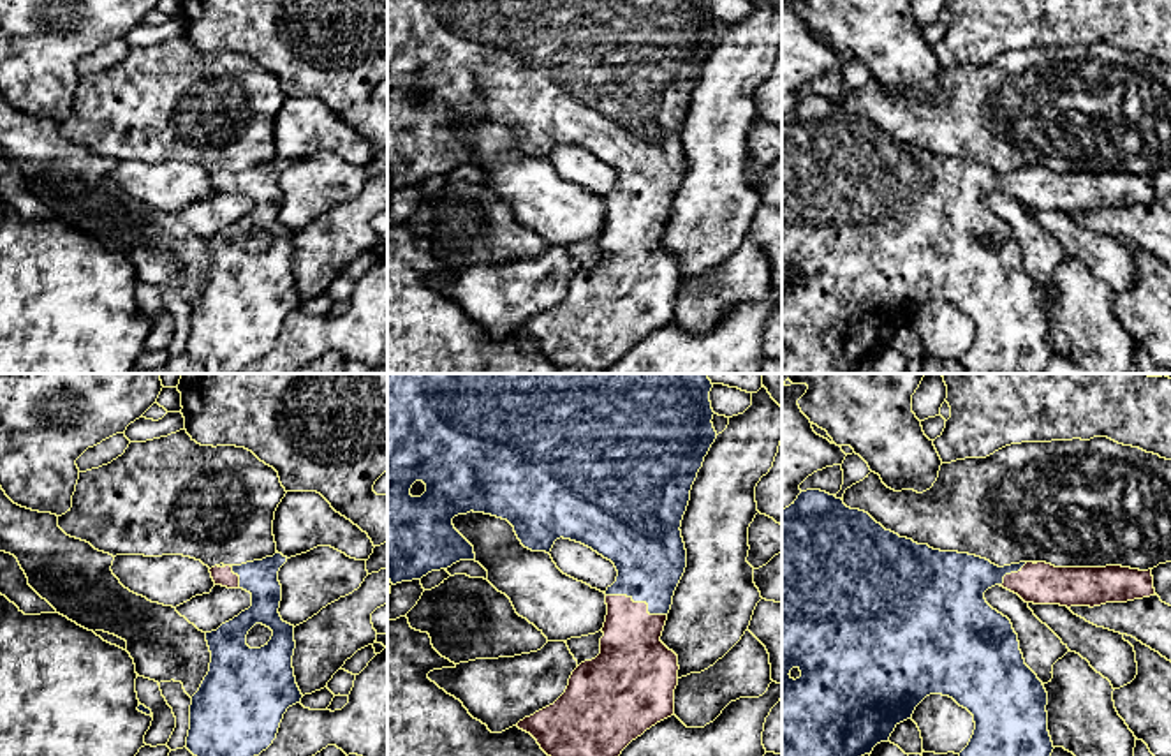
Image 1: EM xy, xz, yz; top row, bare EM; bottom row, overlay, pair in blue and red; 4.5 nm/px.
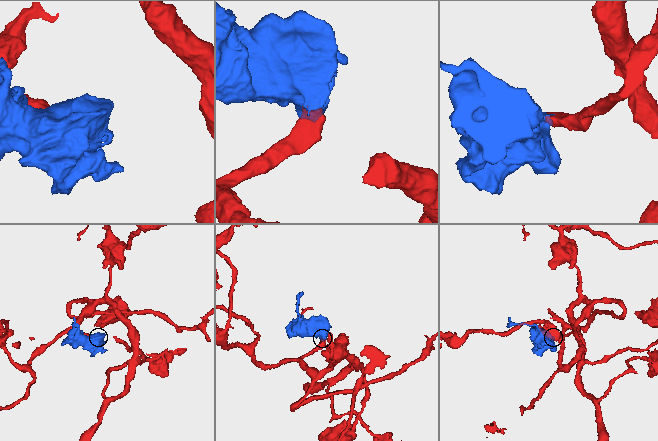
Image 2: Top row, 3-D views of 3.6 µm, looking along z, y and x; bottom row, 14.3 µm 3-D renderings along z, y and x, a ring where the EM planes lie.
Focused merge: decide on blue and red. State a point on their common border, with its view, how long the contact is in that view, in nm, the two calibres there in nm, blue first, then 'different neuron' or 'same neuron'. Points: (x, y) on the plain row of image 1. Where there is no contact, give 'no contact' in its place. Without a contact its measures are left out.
xz (640, 207) | 300 nm | 340/280 nm | same neuron

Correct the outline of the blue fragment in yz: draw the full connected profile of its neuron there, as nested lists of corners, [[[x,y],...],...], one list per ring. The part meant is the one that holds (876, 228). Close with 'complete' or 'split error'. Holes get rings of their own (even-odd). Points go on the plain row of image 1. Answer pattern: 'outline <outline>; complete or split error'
outline [[[801,97],[789,113],[782,115],[782,374],[845,374],[851,367],[872,359],[877,349],[887,347],[895,333],[912,324],[916,312],[930,300],[949,301],[974,321],[974,340],[960,358],[960,365],[967,374],[1041,374],[1055,354],[1048,337],[1048,298],[1037,280],[1025,270],[1011,226],[984,204],[984,197],[995,190],[1018,199],[1025,208],[1067,213],[1094,213],[1155,201],[1152,174],[1139,176],[1122,171],[1055,173],[1046,167],[1020,167],[998,173],[976,160],[940,157],[900,143],[886,136],[868,118],[847,113],[842,104],[826,97]]]; split error

